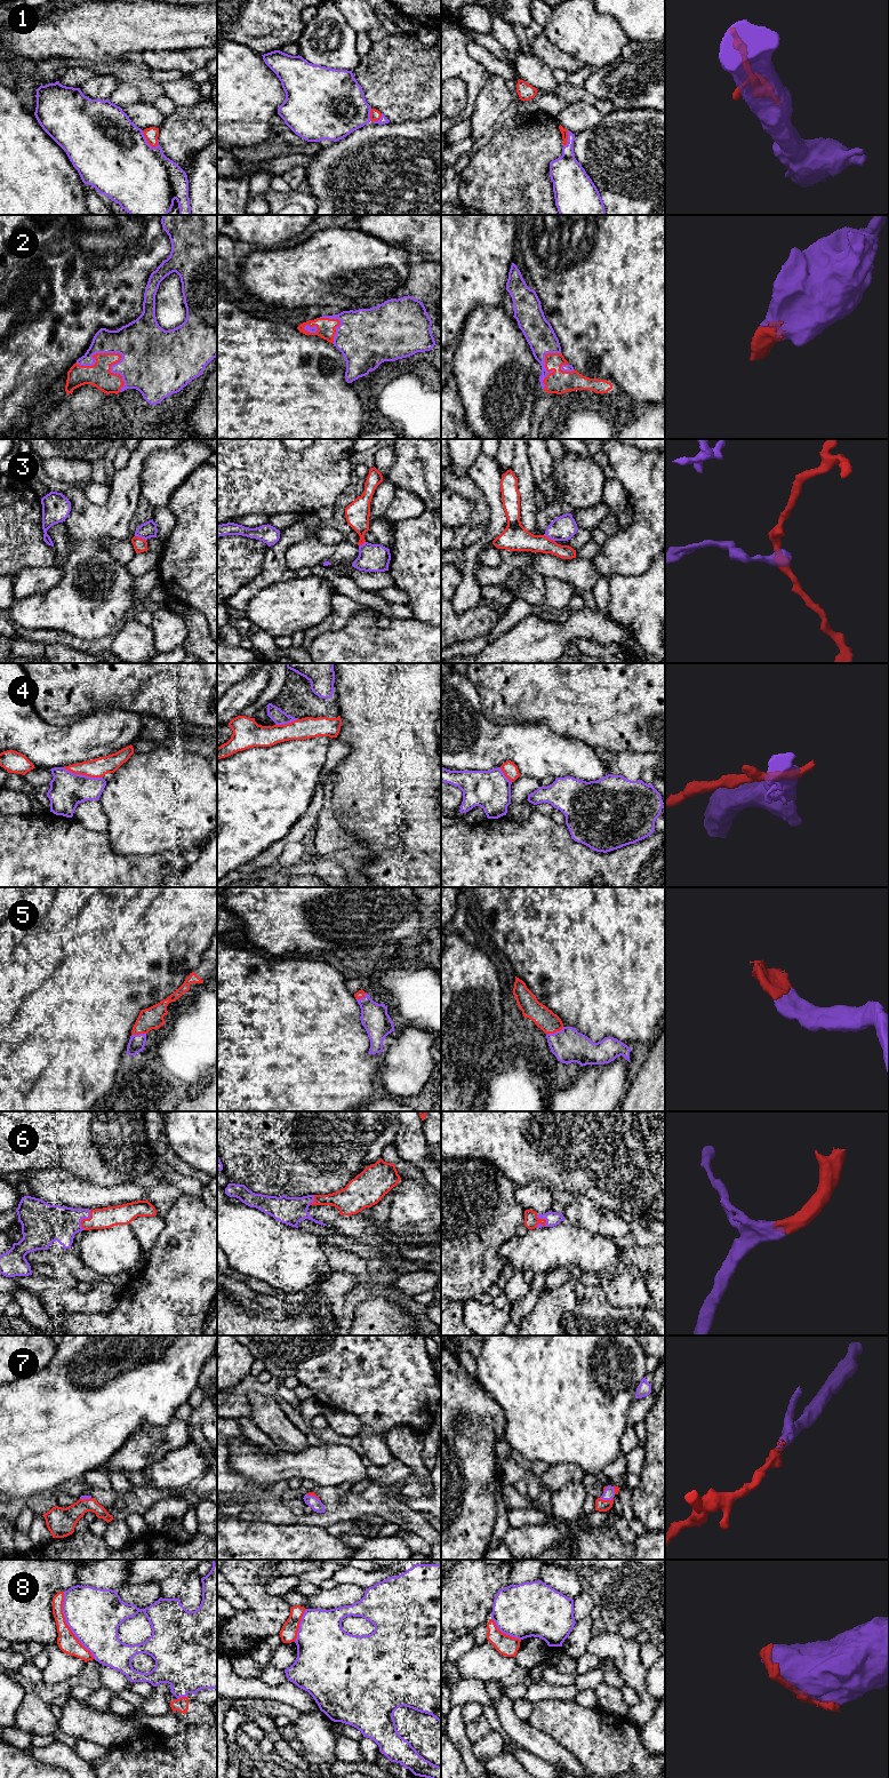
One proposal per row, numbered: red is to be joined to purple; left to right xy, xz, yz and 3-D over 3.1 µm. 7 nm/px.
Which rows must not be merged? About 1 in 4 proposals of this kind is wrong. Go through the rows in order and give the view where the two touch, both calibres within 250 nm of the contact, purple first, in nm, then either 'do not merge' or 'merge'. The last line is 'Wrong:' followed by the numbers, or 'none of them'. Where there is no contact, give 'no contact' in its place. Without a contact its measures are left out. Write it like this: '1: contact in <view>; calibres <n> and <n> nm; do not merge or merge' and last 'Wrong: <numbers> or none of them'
1: contact in xy; calibres 500 and 100 nm; merge
2: contact in xy; calibres 380 and 160 nm; merge
3: contact in xy; calibres 120 and 100 nm; do not merge
4: contact in xy; calibres 240 and 140 nm; do not merge
5: contact in yz; calibres 240 and 150 nm; merge
6: contact in yz; calibres 100 and 100 nm; merge
7: contact in yz; calibres 80 and 80 nm; merge
8: contact in xy; calibres 380 and 140 nm; merge
Wrong: 3, 4

